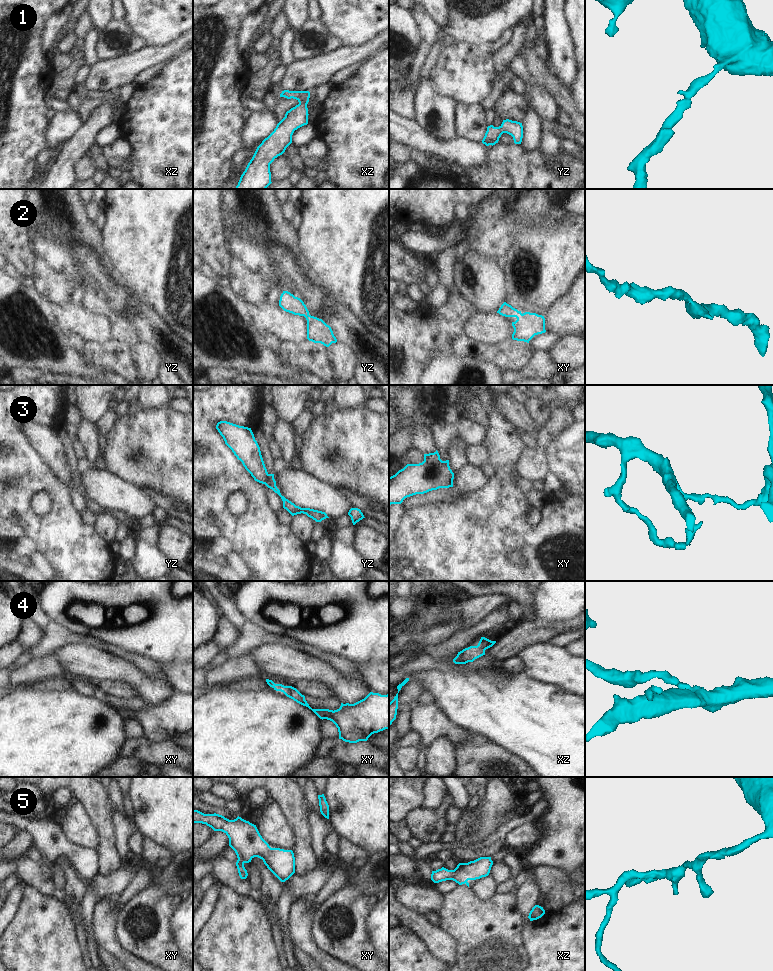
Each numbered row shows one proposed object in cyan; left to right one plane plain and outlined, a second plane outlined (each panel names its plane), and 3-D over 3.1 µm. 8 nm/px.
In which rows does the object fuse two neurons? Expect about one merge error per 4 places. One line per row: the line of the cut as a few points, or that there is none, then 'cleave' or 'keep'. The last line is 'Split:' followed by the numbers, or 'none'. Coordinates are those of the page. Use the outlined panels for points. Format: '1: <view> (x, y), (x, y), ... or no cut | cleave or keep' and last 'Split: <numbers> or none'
1: no cut | keep
2: no cut | keep
3: yz (268, 474), (266, 485) | cleave
4: no cut | keep
5: no cut | keep
Split: 3

